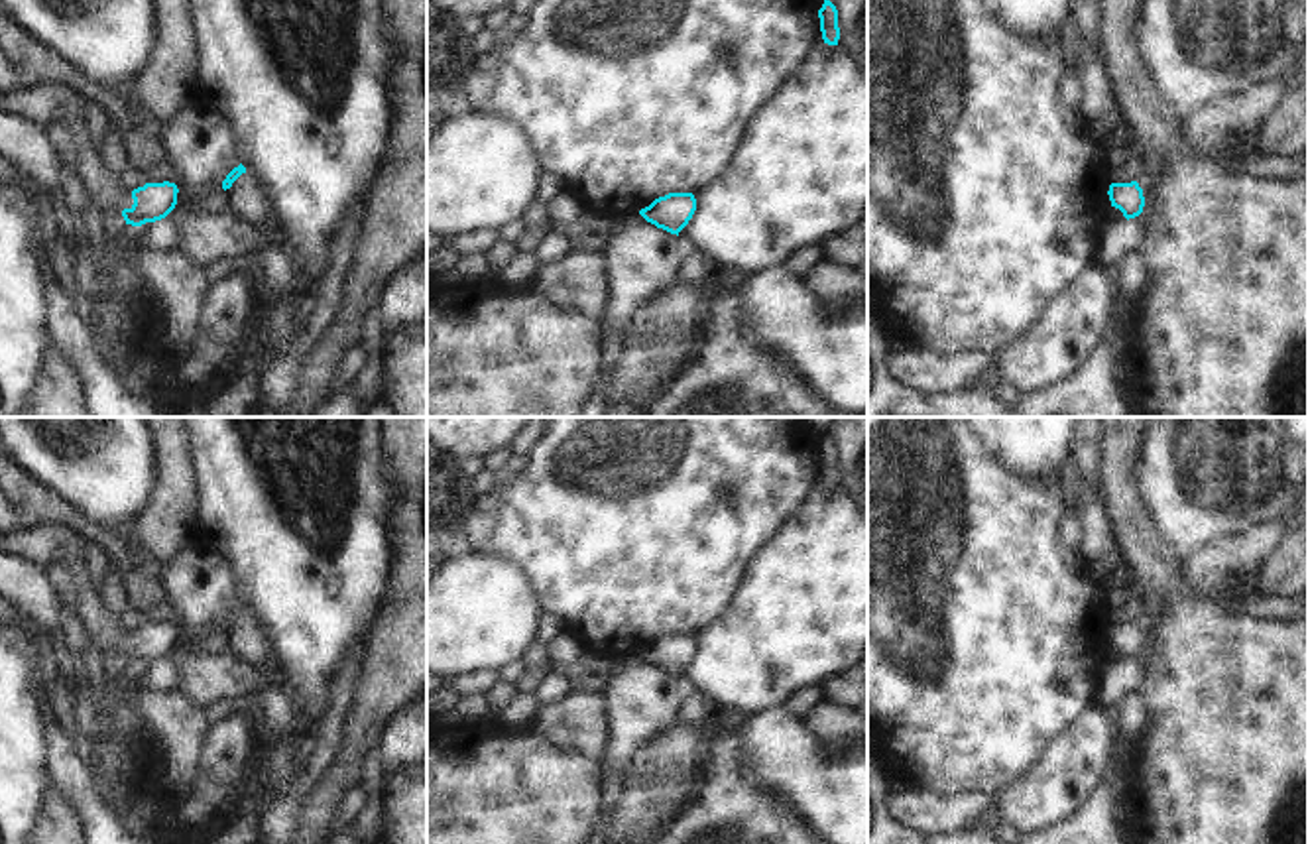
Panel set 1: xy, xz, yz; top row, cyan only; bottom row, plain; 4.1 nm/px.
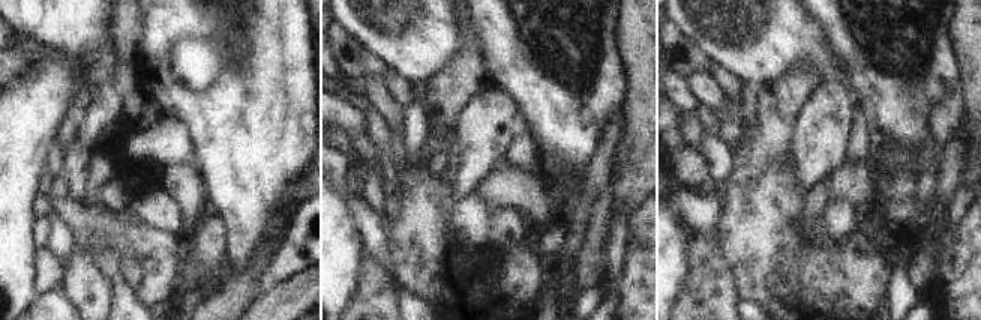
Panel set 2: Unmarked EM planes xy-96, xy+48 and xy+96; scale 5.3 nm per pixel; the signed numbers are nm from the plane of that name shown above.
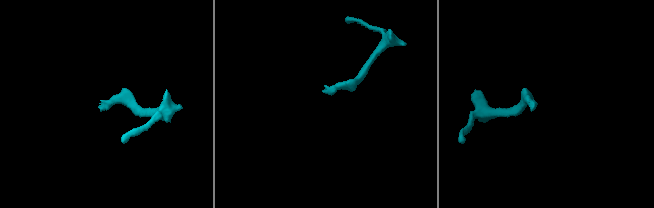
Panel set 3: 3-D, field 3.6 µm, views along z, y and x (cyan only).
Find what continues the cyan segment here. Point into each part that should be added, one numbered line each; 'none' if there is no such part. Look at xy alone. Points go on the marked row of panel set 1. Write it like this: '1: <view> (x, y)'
1: xy (107, 199)

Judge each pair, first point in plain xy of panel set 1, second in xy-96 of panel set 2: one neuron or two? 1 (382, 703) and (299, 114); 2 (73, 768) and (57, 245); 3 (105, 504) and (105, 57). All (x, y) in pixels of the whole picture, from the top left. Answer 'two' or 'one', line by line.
1: two
2: two
3: two

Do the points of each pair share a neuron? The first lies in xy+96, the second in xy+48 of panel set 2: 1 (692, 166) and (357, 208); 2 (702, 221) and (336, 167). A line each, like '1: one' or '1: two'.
1: two
2: one

